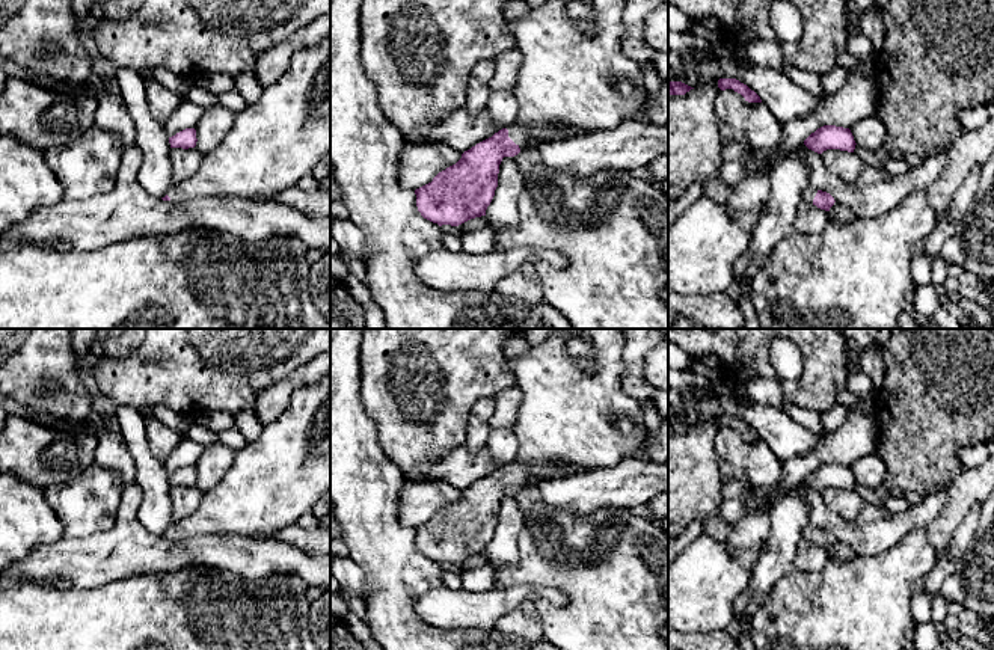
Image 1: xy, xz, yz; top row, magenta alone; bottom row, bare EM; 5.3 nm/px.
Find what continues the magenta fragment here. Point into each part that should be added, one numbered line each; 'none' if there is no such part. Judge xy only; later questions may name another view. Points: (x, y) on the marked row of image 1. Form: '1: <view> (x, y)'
1: xy (278, 139)

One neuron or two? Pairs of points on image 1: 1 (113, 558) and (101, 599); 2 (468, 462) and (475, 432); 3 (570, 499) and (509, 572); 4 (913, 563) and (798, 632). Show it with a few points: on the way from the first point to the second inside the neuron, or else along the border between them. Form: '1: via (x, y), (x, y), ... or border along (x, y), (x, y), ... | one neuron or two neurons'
1: border along (141, 575), (107, 581), (94, 587), (73, 588) | two neurons
2: border along (463, 445), (472, 451), (483, 450) | two neurons
3: border along (540, 499), (578, 515), (589, 515), (599, 507) | two neurons
4: via (884, 582), (834, 632), (827, 632) | one neuron

